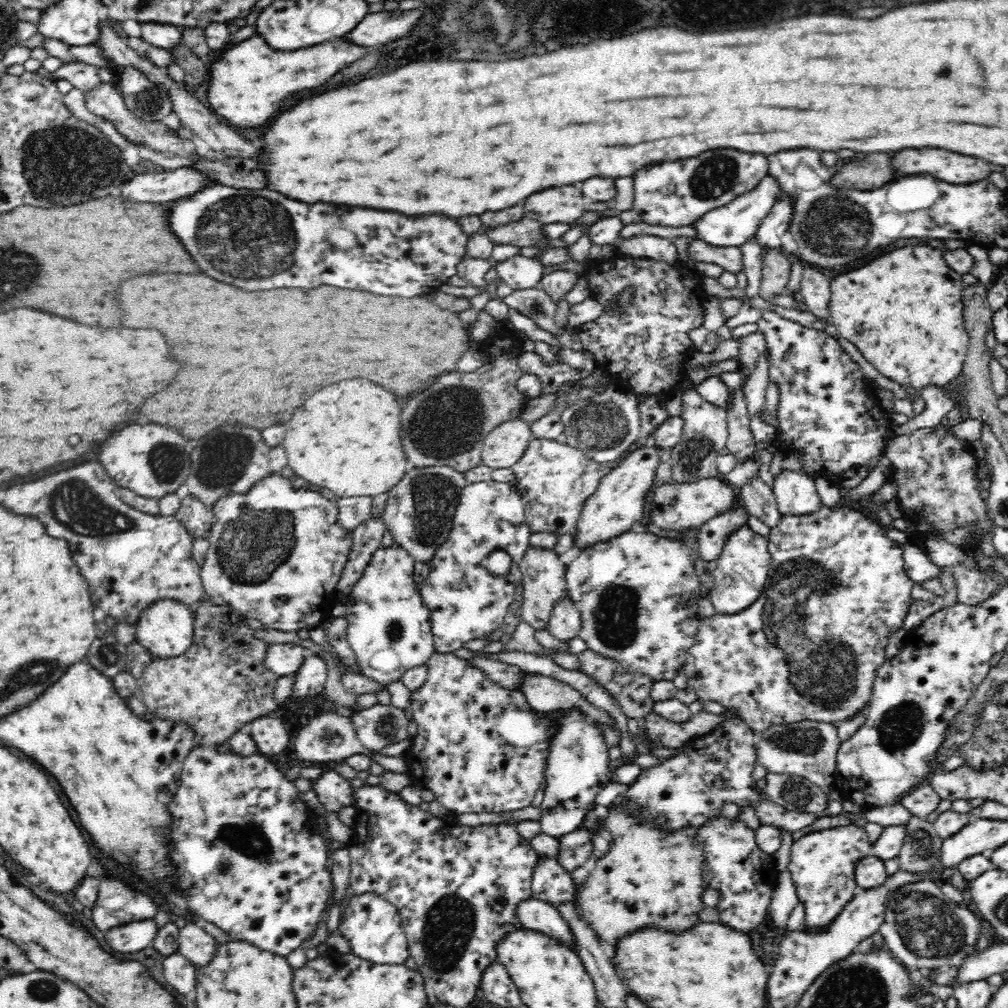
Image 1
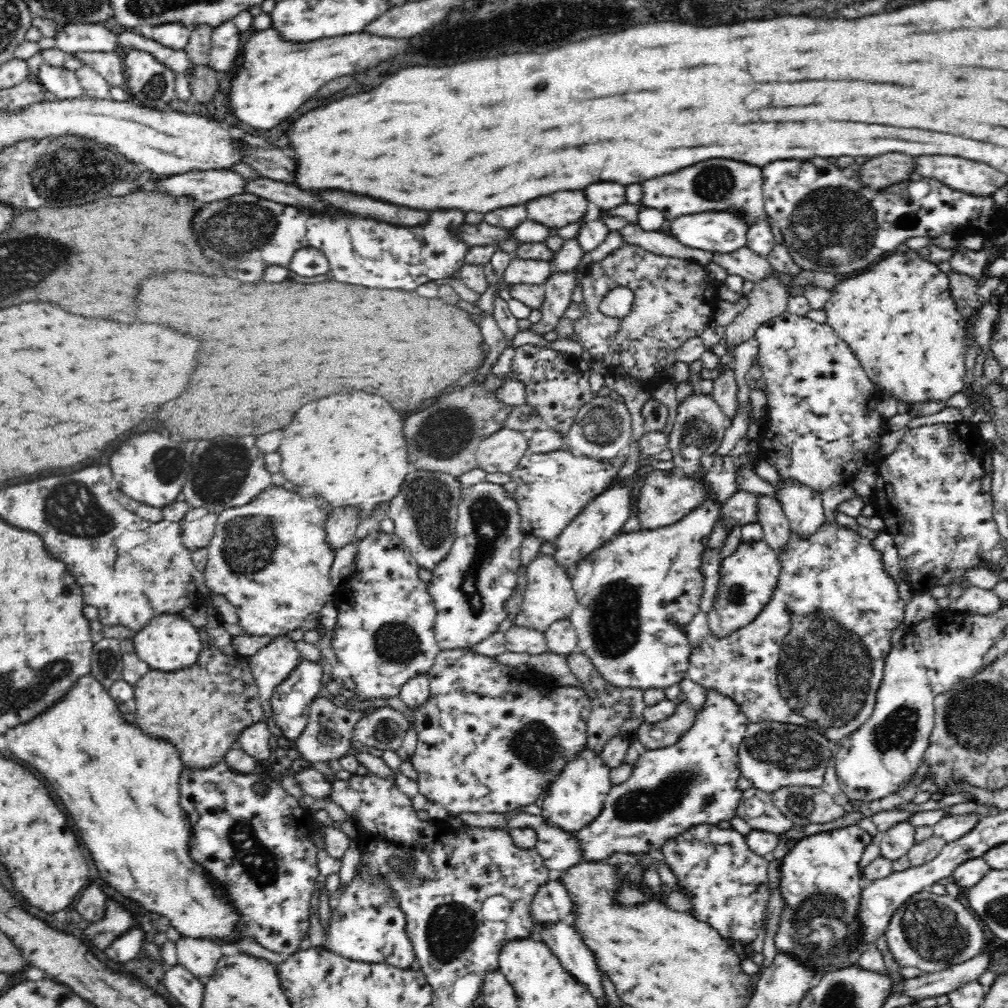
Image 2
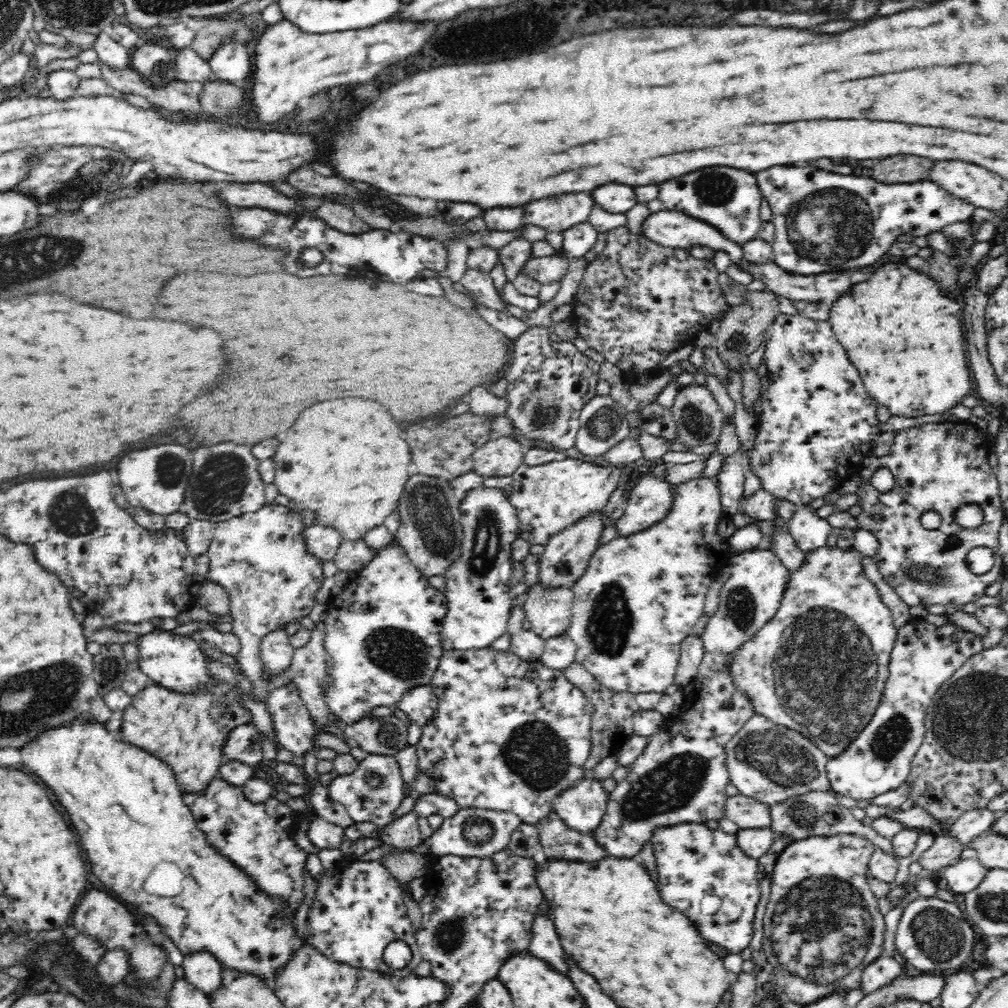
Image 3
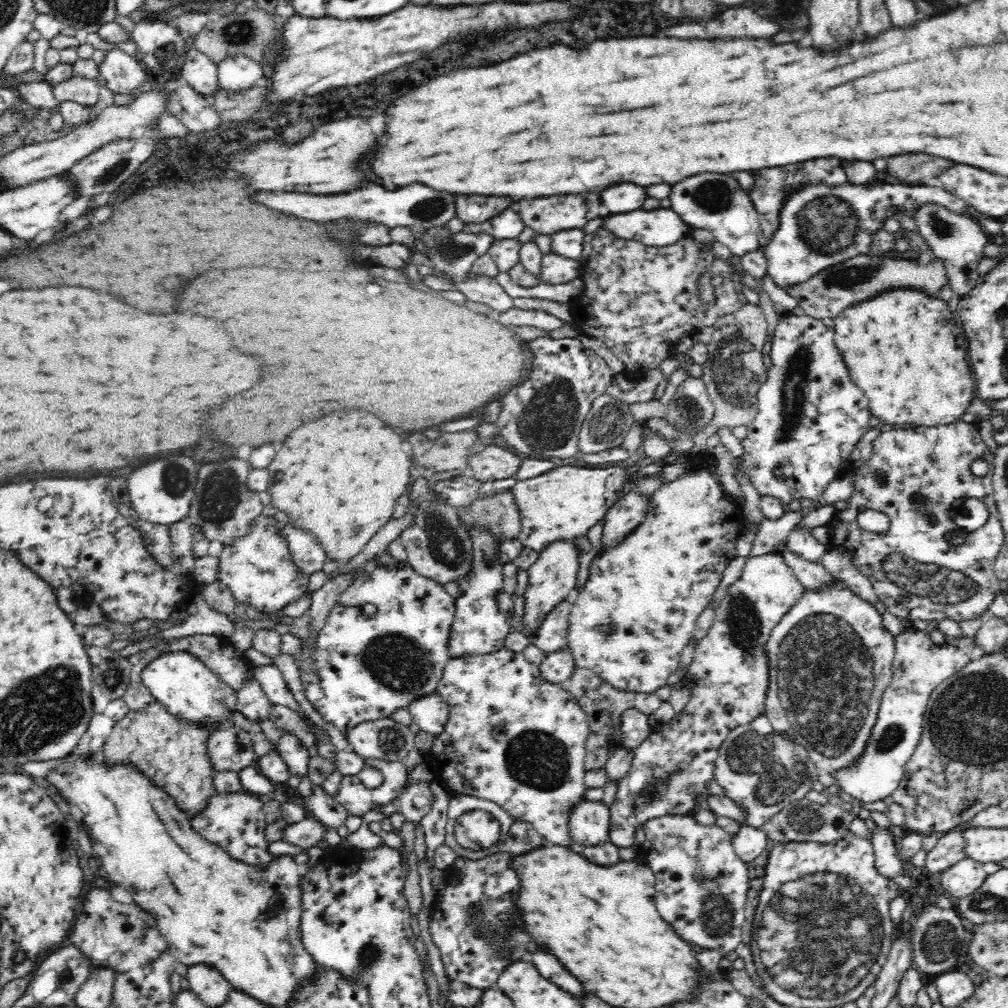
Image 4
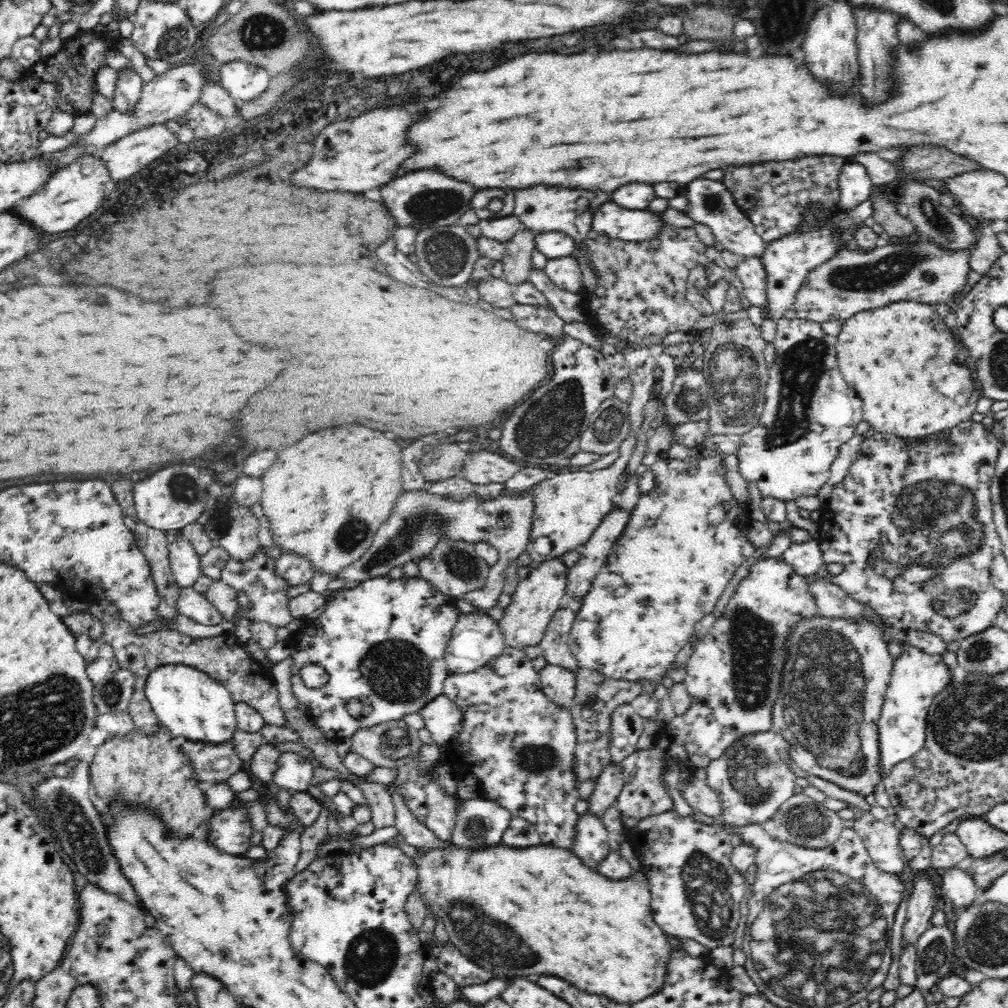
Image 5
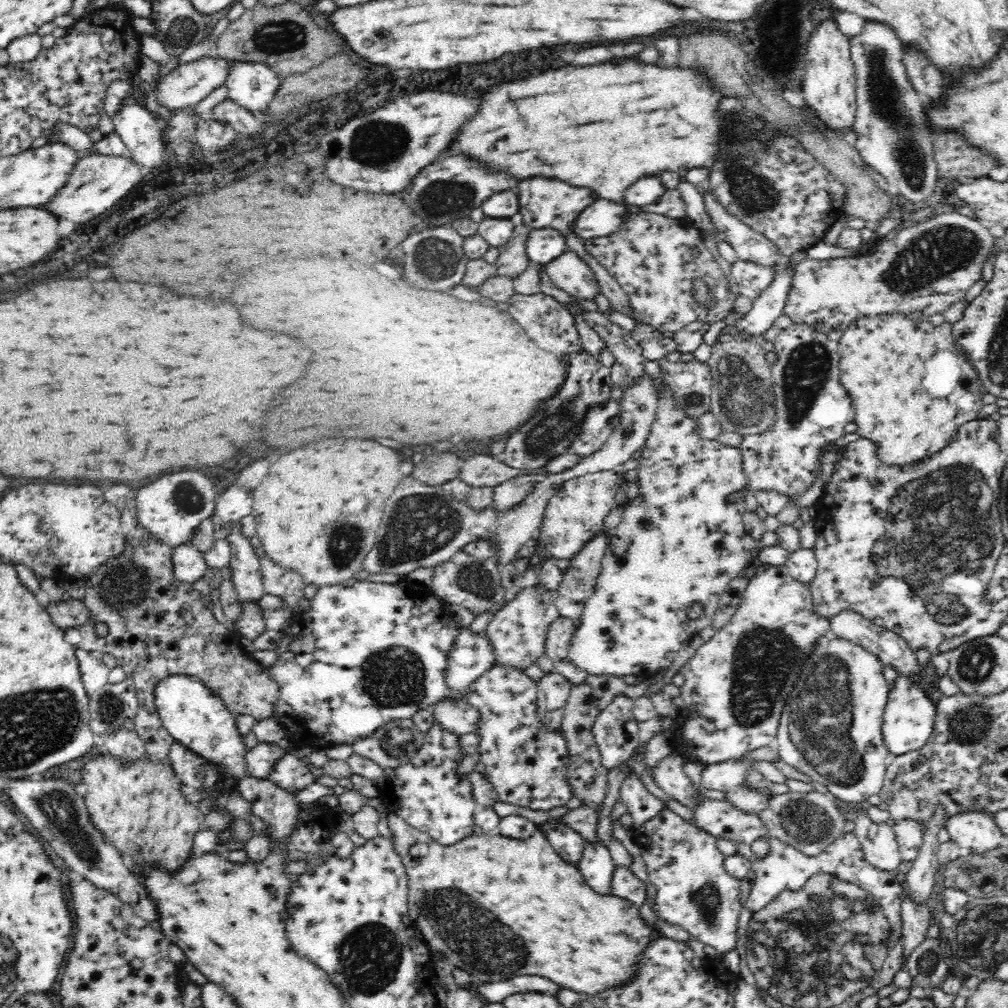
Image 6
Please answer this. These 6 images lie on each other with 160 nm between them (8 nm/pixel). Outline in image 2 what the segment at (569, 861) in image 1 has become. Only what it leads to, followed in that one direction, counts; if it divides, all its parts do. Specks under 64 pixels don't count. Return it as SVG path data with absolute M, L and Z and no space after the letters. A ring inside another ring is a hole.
M705 689L705 701L704 704L696 710L694 714L694 724L688 728L688 730L682 732L682 736L678 736L678 741L675 744L666 746L662 749L646 750L634 764L630 776L626 781L619 785L614 785L608 791L606 795L602 810L600 814L590 823L587 827L577 832L572 832L573 835L580 841L583 855L586 861L606 861L612 855L622 852L622 854L638 854L638 853L658 853L660 846L674 838L674 836L682 834L684 830L698 826L698 824L711 824L717 825L722 820L728 820L735 816L736 806L738 806L738 800L742 796L742 791L738 789L738 779L740 776L740 767L738 766L738 750L741 746L742 740L745 736L749 720L748 717L742 712L740 705L734 702L732 698L726 695L720 695L718 691L714 689Z

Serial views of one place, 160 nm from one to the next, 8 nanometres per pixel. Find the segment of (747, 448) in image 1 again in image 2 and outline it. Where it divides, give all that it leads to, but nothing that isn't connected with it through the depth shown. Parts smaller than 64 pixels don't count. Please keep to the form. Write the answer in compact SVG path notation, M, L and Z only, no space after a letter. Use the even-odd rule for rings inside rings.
M722 364L718 366L718 376L713 380L713 390L711 395L713 399L720 404L722 413L728 418L728 421L734 419L739 408L736 401L737 389L742 386L735 378L735 372L730 365Z

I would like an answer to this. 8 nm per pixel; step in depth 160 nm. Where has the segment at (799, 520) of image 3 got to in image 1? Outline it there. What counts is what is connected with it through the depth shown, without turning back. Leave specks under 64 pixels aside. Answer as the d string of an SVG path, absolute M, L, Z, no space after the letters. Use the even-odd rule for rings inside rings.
M783 470L771 486L781 514L802 516L816 512L822 506L817 484L804 471Z

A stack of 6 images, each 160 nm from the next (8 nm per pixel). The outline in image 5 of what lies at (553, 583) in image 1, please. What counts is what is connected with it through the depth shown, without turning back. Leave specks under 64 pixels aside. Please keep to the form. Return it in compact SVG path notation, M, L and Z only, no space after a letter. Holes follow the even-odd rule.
M567 607L559 609L550 620L539 646L544 650L543 658L547 664L560 666L577 675L580 672L580 667L569 647L569 635L574 622L575 614L572 610Z

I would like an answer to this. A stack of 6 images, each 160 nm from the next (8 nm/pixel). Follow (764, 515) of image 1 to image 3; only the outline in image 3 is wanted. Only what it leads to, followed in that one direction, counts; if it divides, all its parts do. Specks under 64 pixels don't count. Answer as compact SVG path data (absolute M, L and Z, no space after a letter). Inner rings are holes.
M776 518L774 521L777 527L773 536L775 540L773 551L790 572L797 571L805 565L806 552L798 548L794 537L790 534L787 521L782 518Z

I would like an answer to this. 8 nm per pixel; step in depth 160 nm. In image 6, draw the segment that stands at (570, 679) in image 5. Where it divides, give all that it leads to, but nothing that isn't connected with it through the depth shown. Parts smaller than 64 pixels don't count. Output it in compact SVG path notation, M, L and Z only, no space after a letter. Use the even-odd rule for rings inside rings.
M557 672L545 674L537 683L536 717L544 731L560 732L564 706L573 686Z

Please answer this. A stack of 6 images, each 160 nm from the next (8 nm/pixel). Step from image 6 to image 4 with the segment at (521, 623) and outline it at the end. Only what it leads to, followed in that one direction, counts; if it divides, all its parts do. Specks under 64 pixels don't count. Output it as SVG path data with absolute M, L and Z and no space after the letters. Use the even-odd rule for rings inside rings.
M561 540L549 544L539 557L528 569L528 581L522 597L524 598L524 615L522 616L522 627L531 632L531 636L536 634L538 628L542 626L548 613L552 612L560 601L564 601L574 590L576 578L578 578L578 548L573 540Z

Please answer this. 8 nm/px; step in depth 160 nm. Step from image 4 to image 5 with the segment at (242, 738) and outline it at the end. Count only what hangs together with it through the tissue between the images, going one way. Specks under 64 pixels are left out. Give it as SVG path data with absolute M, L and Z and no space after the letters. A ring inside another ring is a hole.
M187 740L180 748L188 757L188 765L192 767L192 775L202 787L224 783L236 774L243 761L236 755L234 742L224 744L205 744Z

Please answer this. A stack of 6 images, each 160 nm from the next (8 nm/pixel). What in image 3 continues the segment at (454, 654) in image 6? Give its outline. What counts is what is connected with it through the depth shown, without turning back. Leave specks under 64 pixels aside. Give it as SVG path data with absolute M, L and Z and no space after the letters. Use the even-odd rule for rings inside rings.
M484 486L469 490L462 496L459 504L460 522L463 527L461 555L445 572L446 588L444 596L448 601L448 614L442 629L444 651L480 651L492 648L492 644L507 634L507 623L511 616L512 598L508 591L508 580L512 574L512 542L518 538L518 517L516 509L508 501L503 489Z

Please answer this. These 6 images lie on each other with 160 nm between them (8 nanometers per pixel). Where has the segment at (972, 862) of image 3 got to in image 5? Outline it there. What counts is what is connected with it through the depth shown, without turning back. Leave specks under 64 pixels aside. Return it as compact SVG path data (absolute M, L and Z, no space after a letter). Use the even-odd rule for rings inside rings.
M961 865L946 870L942 880L943 895L950 899L950 908L968 907L980 894L970 873Z

